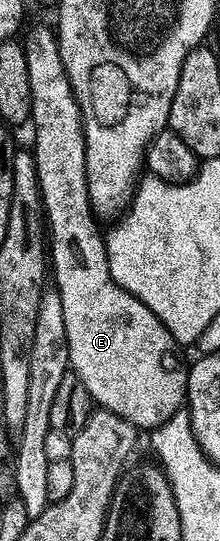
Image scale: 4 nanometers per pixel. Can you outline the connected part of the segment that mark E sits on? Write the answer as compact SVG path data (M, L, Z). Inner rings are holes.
M36 28L29 34L28 40L24 44L24 52L28 55L28 77L30 78L30 94L32 95L32 115L30 117L31 127L36 127L36 152L34 151L34 163L36 166L36 178L40 186L40 199L43 211L46 213L46 224L52 230L52 246L50 242L50 268L56 271L56 281L54 287L62 298L62 314L66 318L66 338L68 339L68 363L71 371L85 384L86 390L92 395L93 401L103 411L113 412L123 420L129 420L137 429L155 430L161 424L181 411L188 394L188 368L180 361L178 345L172 339L167 326L155 316L155 314L140 301L137 296L132 295L120 284L114 282L112 271L108 268L108 249L105 237L100 237L100 228L97 217L92 211L92 203L88 200L88 179L86 178L86 158L84 157L84 126L80 118L80 107L76 105L76 95L72 92L72 87L68 81L68 75L64 69L64 63L60 57L60 45L57 37L48 28Z

